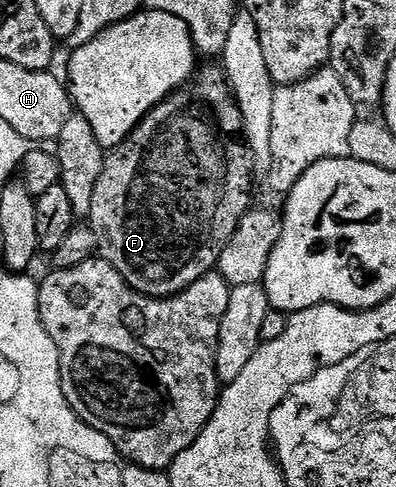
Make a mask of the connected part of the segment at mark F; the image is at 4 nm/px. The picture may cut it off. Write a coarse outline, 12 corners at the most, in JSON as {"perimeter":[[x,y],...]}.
{"perimeter":[[203,68],[106,155],[87,220],[144,296],[251,211],[237,97]]}

